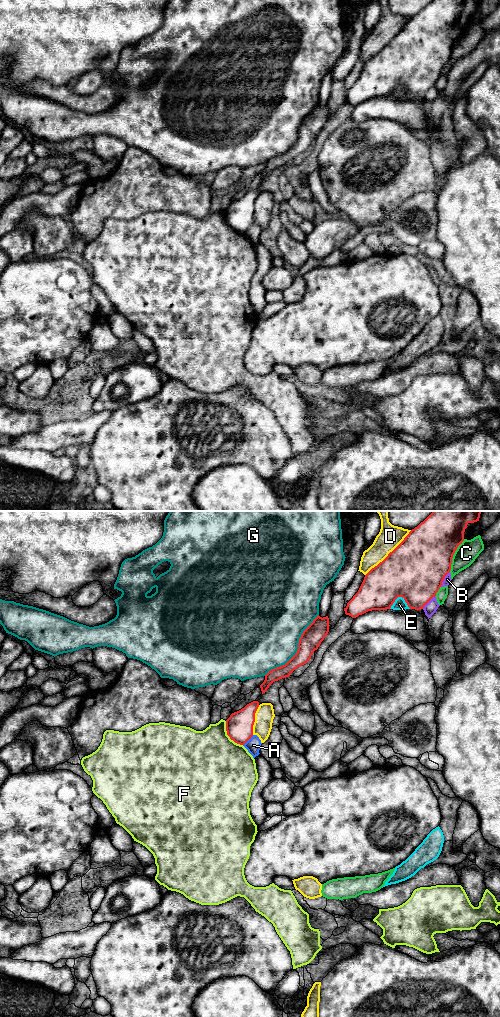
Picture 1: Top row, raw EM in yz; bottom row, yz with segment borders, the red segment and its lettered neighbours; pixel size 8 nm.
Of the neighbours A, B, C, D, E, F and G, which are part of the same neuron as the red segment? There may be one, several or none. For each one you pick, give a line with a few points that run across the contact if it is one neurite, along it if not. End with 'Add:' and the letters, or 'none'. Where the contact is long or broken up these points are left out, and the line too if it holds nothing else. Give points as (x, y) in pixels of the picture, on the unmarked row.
Add: none

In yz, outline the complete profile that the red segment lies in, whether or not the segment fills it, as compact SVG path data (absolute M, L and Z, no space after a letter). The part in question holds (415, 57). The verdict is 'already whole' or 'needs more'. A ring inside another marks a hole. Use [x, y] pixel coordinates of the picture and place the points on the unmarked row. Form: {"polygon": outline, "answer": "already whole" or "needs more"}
{"polygon": "M432 0L423 10L412 17L382 50L365 63L358 80L344 96L345 102L356 106L368 99L387 98L398 85L402 85L410 97L423 97L436 84L445 64L450 60L453 43L464 29L467 13L479 9L480 2L481 0Z", "answer": "already whole"}

